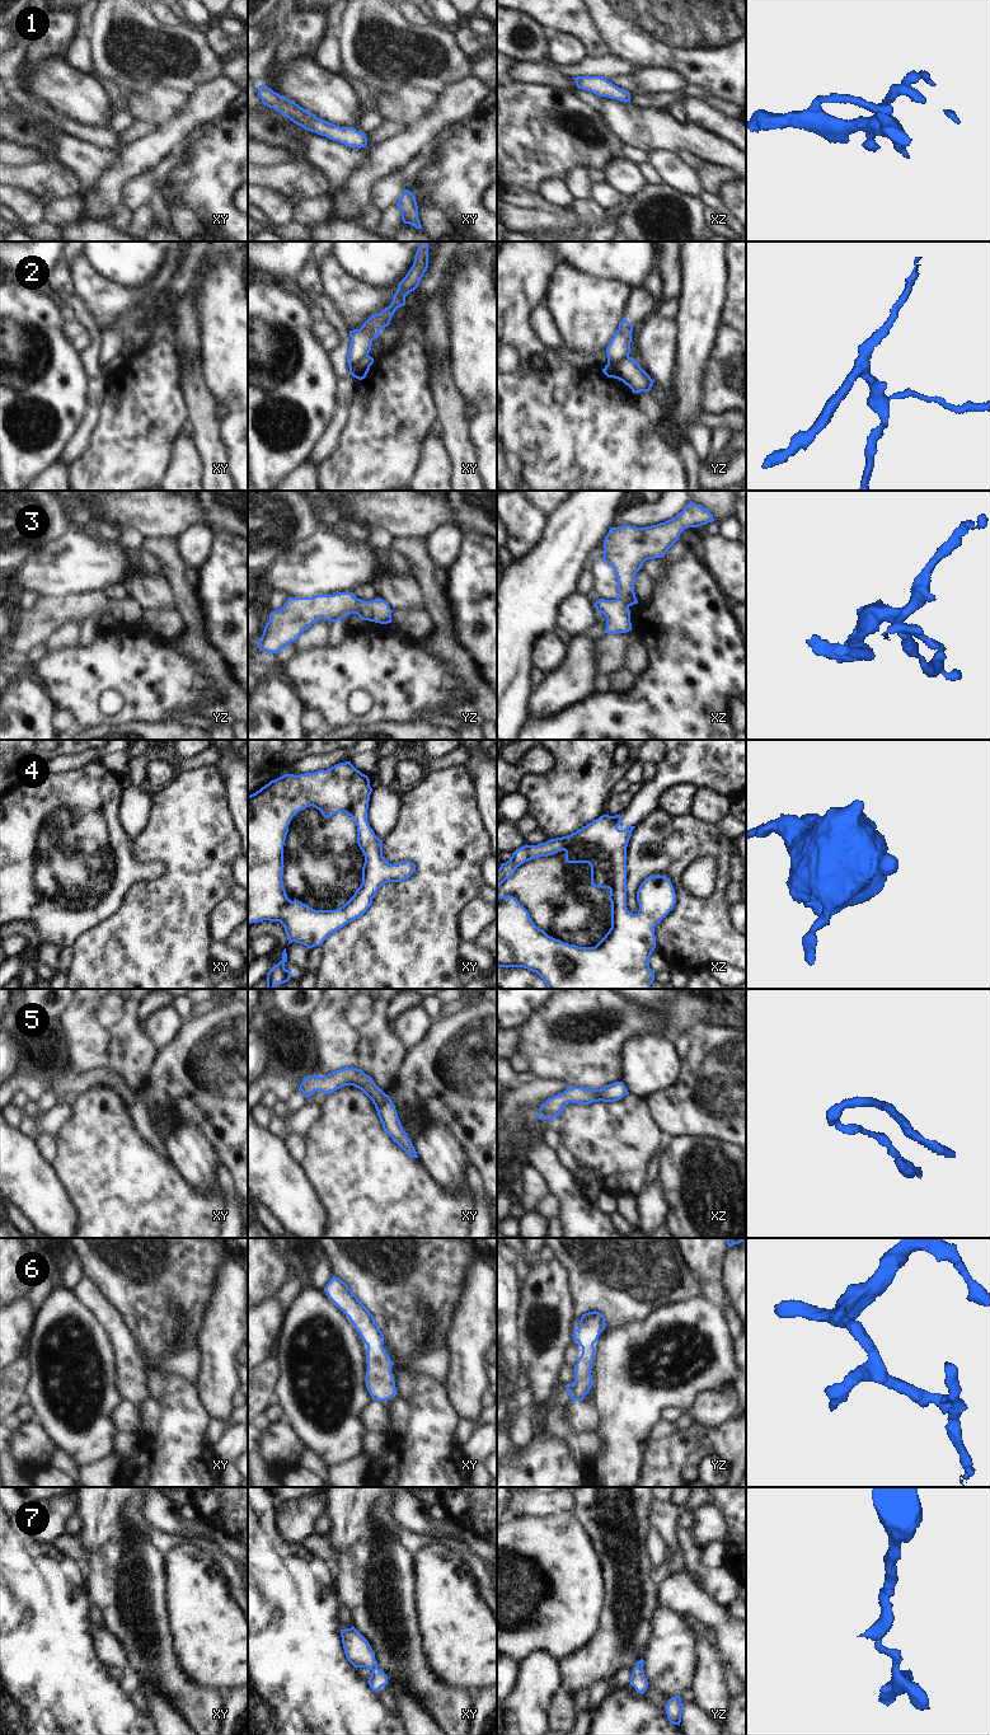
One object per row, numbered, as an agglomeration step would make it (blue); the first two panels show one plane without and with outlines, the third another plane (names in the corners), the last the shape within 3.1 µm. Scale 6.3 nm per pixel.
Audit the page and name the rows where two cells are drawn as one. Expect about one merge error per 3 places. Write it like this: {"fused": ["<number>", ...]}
{"fused": ["2"]}

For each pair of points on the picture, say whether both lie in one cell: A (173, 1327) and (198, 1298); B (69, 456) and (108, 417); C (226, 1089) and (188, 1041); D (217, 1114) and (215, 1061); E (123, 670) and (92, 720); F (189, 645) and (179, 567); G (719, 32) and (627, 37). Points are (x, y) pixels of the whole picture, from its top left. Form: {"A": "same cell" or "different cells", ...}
{"A": "different cells", "B": "different cells", "C": "same cell", "D": "same cell", "E": "same cell", "F": "same cell", "G": "same cell"}

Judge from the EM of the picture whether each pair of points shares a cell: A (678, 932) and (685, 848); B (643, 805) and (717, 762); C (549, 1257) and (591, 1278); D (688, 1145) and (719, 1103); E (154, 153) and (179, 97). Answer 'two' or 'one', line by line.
A: one
B: one
C: two
D: two
E: two

